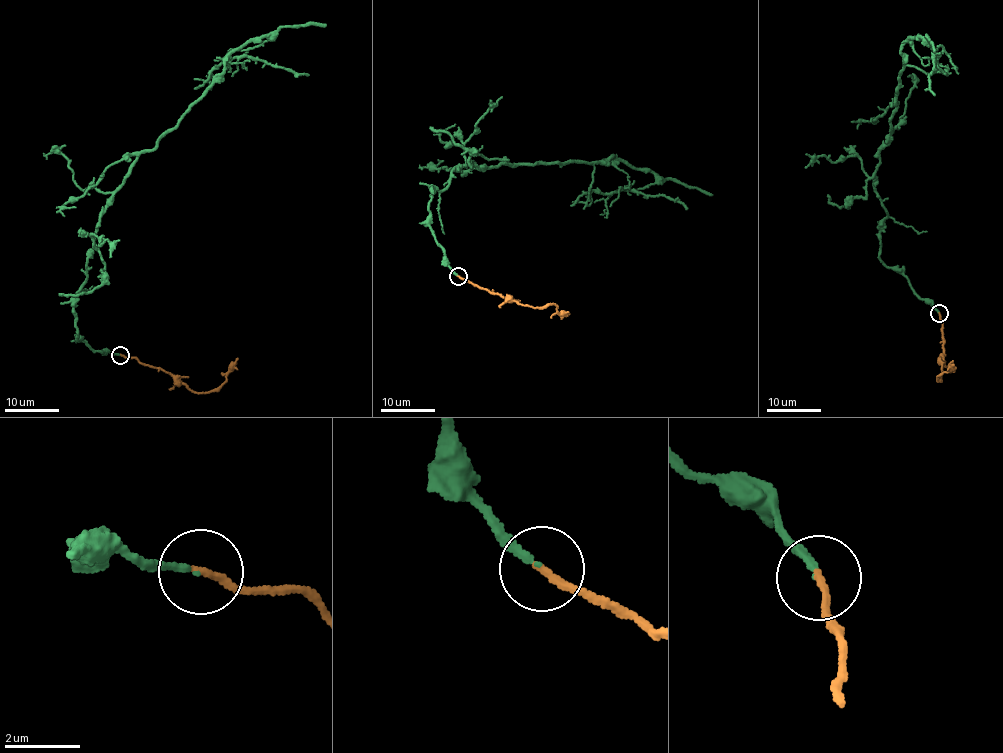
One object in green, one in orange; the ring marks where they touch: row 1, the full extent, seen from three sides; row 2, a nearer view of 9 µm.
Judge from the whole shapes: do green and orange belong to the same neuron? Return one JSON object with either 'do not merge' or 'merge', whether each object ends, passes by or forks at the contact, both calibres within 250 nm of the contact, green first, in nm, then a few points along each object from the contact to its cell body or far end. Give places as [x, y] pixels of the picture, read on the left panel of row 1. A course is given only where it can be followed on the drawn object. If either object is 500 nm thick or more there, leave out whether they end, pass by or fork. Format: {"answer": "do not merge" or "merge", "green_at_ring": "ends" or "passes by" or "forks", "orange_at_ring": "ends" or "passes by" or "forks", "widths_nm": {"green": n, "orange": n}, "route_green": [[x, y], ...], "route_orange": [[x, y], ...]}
{"answer": "merge", "green_at_ring": "ends", "orange_at_ring": "ends", "widths_nm": {"green": 170, "orange": 200}, "route_green": [[120, 355], [78, 340], [73, 296], [99, 216], [135, 159], [223, 62], [253, 57], [308, 75]], "route_orange": [[120, 355], [160, 368], [198, 393], [209, 393], [221, 385], [237, 358]]}

